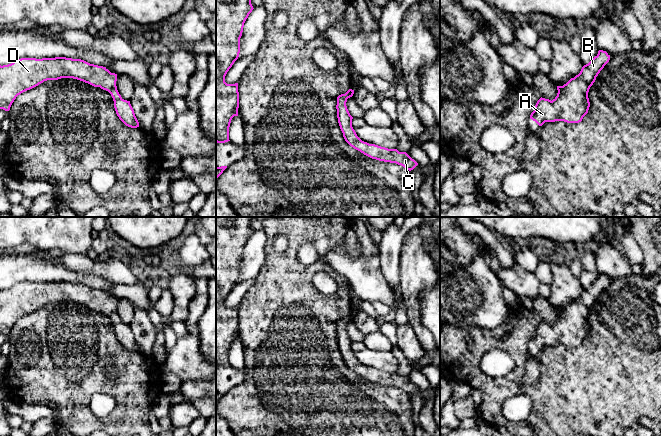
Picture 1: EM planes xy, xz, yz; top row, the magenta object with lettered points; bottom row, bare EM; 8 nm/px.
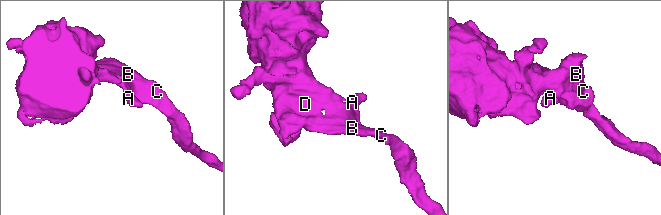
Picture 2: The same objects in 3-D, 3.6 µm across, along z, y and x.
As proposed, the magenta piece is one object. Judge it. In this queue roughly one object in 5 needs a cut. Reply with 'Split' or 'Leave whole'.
Leave whole

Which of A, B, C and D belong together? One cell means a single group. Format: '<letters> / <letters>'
A B C D

